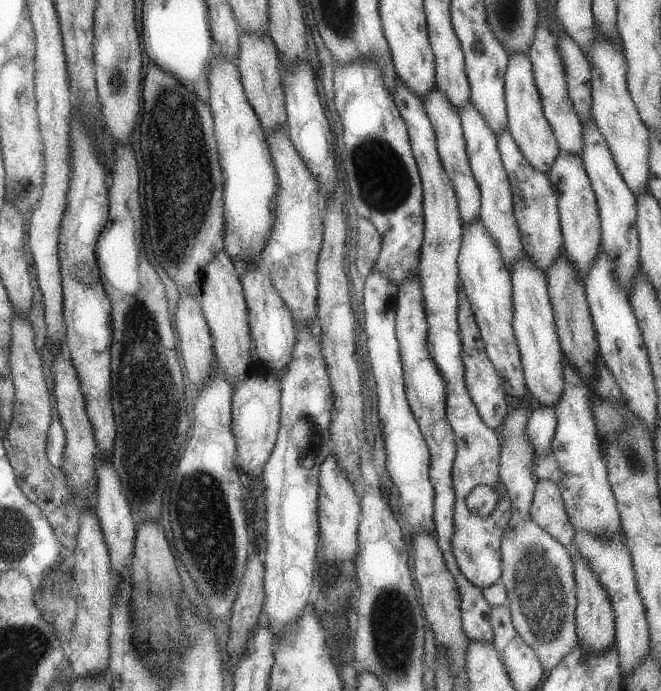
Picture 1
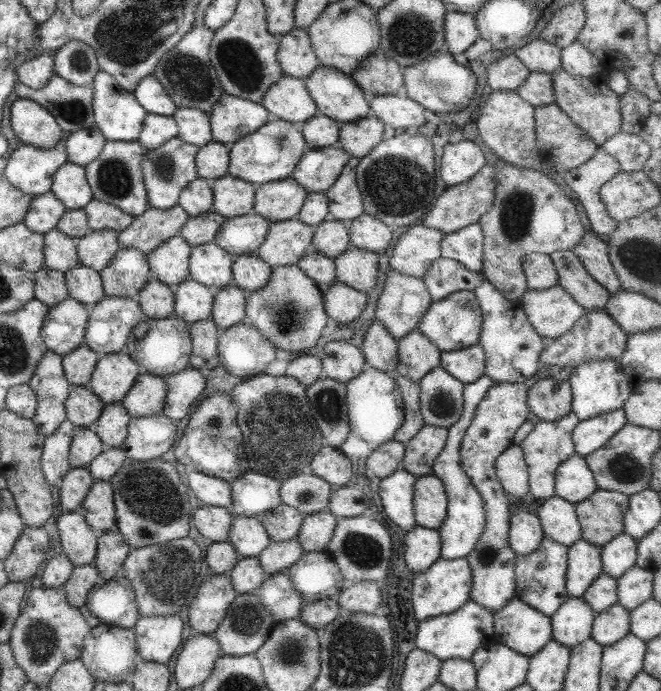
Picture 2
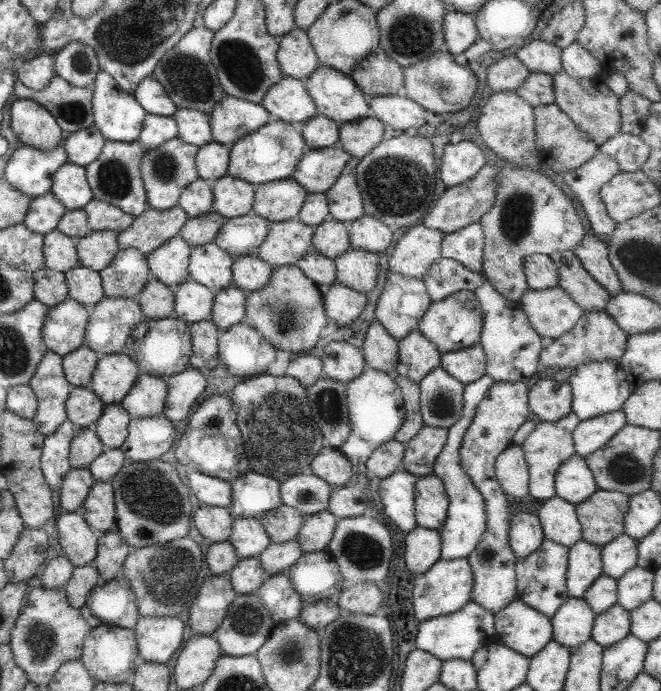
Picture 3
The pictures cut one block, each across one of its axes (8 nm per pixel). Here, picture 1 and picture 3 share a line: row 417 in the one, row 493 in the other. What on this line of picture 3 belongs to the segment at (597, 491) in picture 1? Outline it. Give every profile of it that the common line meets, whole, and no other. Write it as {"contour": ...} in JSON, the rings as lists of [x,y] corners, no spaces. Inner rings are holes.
{"contour":[[[575,453],[562,462],[554,478],[555,496],[572,505],[589,498],[597,490],[593,475],[586,462]]]}

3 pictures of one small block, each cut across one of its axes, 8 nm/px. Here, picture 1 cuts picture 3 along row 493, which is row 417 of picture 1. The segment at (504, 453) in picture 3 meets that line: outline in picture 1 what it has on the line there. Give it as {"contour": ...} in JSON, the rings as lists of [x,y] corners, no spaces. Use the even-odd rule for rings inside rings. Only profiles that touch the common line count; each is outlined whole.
{"contour":[[[515,408],[511,414],[505,415],[505,420],[496,430],[500,437],[500,451],[498,460],[498,477],[501,480],[507,498],[509,498],[509,520],[503,530],[500,540],[501,552],[501,578],[497,580],[498,585],[502,585],[508,597],[507,605],[510,610],[511,624],[515,627],[517,634],[529,645],[533,652],[537,653],[537,658],[541,662],[543,671],[551,672],[551,668],[575,646],[576,638],[576,588],[573,578],[572,556],[570,548],[557,542],[548,532],[539,528],[531,518],[529,518],[529,506],[533,498],[535,478],[529,472],[531,466],[532,446],[525,434],[525,424],[527,424],[527,414],[521,408]]]}

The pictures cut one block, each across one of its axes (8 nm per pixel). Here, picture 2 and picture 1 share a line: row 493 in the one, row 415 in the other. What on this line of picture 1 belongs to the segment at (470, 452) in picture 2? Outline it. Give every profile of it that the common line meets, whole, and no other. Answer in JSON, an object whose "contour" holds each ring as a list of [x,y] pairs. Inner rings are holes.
{"contour":[[[458,282],[457,294],[459,294],[459,300],[457,300],[457,322],[461,341],[463,378],[467,388],[467,394],[469,394],[469,398],[471,398],[471,402],[473,402],[475,406],[481,422],[483,422],[487,428],[498,430],[507,414],[505,391],[503,390],[503,386],[501,386],[501,380],[499,380],[499,376],[497,376],[495,367],[486,355],[479,327],[475,322],[469,300],[467,300],[467,296],[465,296],[465,290],[463,290],[461,282]]]}

